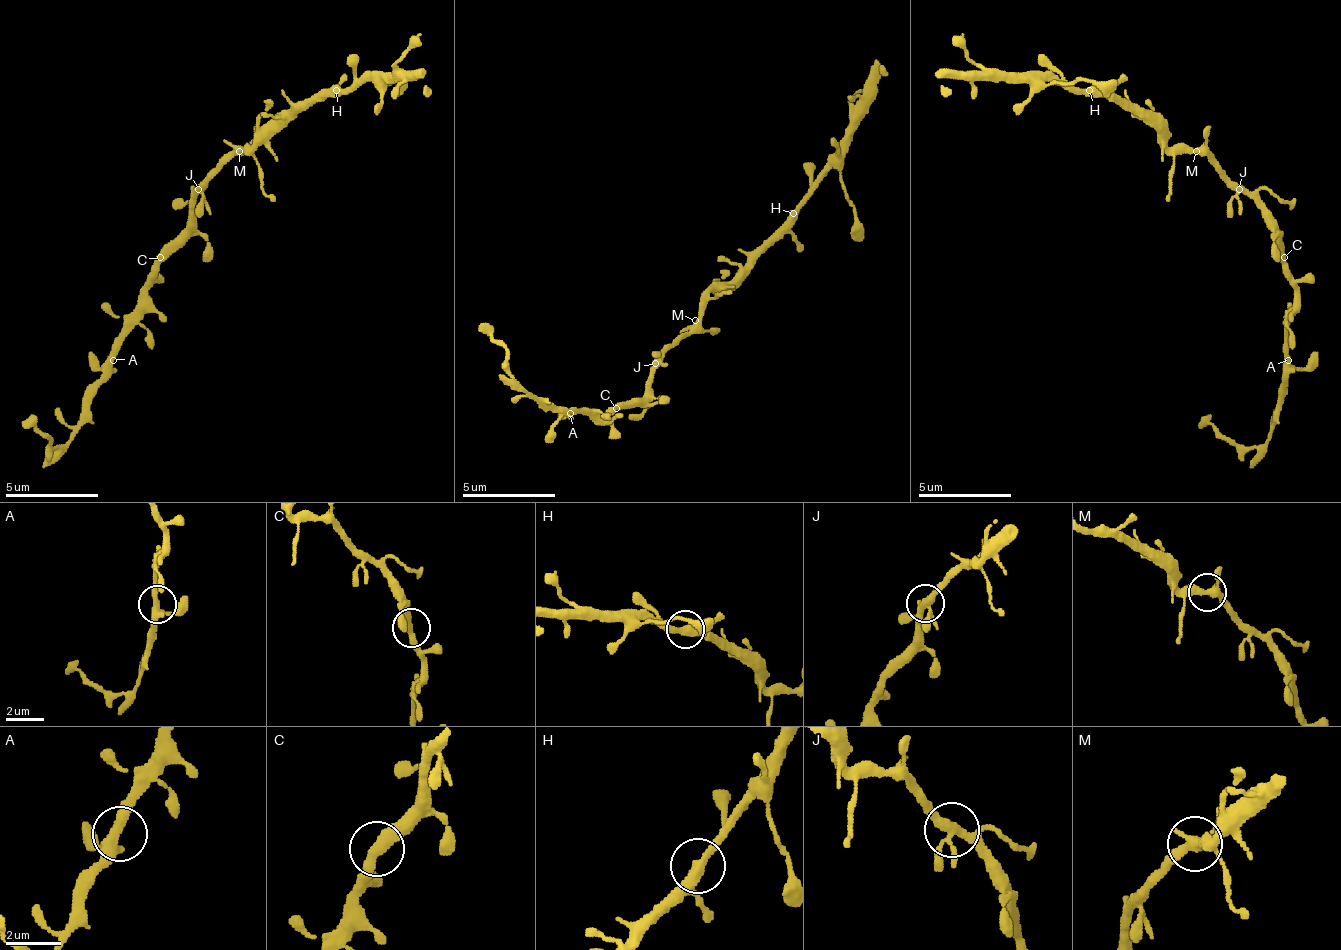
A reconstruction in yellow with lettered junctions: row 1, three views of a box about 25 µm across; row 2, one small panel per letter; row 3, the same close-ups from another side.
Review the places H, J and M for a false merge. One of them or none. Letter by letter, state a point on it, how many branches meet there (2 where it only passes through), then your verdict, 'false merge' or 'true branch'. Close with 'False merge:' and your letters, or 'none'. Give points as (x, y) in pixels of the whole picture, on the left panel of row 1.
H: place (336, 90); branches 3; true branch
J: place (198, 189); branches 5; true branch
M: place (239, 151); branches 3; true branch
False merge: none

